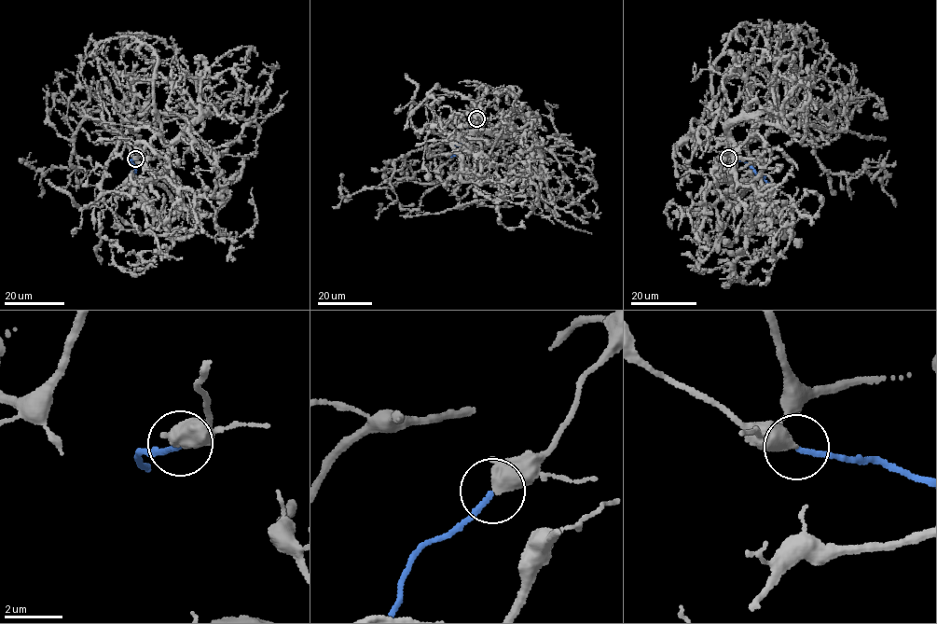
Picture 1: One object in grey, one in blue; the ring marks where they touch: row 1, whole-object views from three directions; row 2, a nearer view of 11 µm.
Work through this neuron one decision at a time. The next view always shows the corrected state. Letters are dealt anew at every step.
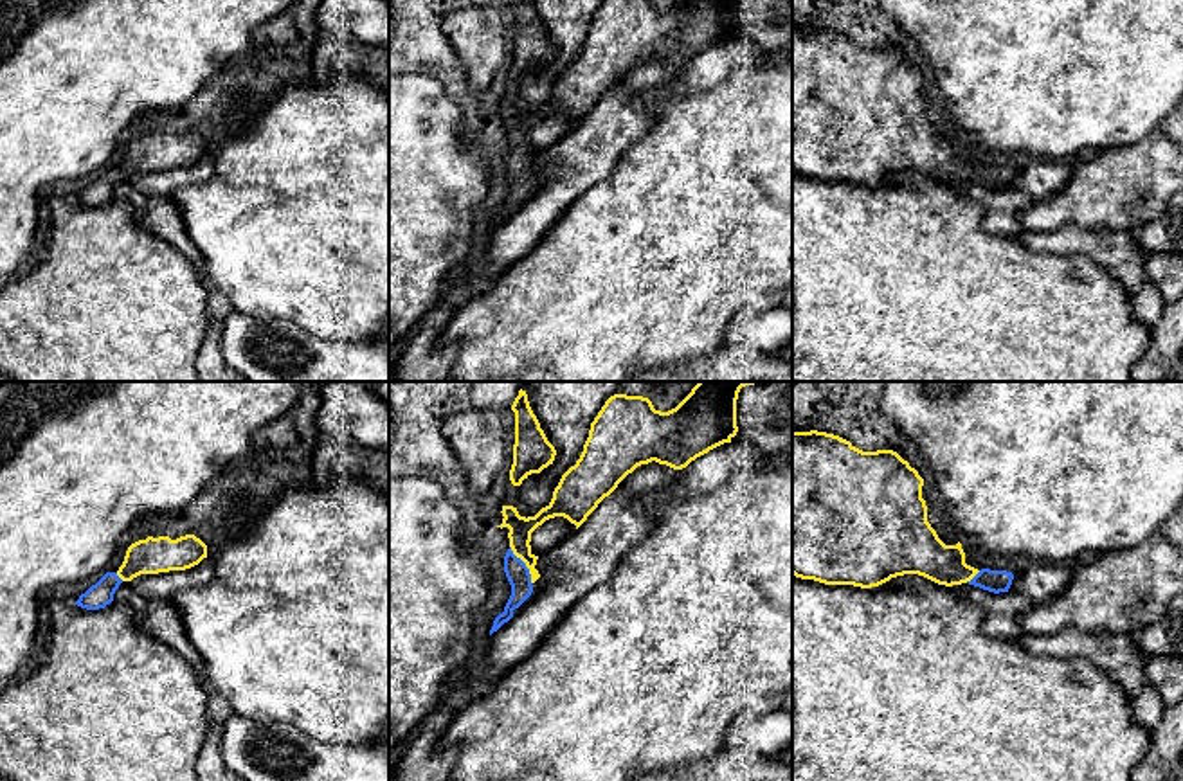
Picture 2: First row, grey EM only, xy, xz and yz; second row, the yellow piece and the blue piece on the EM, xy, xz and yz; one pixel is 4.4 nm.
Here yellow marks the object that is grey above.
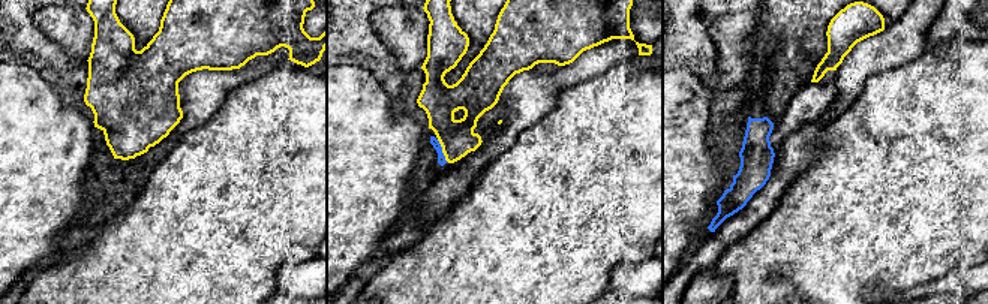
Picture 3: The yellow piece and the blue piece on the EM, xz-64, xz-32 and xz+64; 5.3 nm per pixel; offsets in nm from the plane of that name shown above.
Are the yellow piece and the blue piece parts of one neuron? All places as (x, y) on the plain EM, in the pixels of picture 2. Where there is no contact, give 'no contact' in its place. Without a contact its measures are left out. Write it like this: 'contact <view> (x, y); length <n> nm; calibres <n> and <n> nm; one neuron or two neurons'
contact xz (524, 159); length 190 nm; calibres 110 and 100 nm; one neuron

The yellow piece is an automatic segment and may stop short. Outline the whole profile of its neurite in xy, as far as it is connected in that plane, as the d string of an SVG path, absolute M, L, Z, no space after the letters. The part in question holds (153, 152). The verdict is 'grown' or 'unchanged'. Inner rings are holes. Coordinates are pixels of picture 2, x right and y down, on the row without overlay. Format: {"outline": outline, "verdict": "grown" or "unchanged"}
{"outline": "M194 131L176 137L169 133L148 133L131 140L117 169L106 169L76 198L86 207L104 205L113 198L113 191L122 178L131 178L140 171L158 171L169 167L185 167L207 155L207 142Z", "verdict": "grown"}

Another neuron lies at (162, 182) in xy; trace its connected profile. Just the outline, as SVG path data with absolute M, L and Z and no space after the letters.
M216 153L203 155L198 162L185 167L169 167L158 171L140 171L130 182L148 198L169 196L189 185L205 184L216 173Z

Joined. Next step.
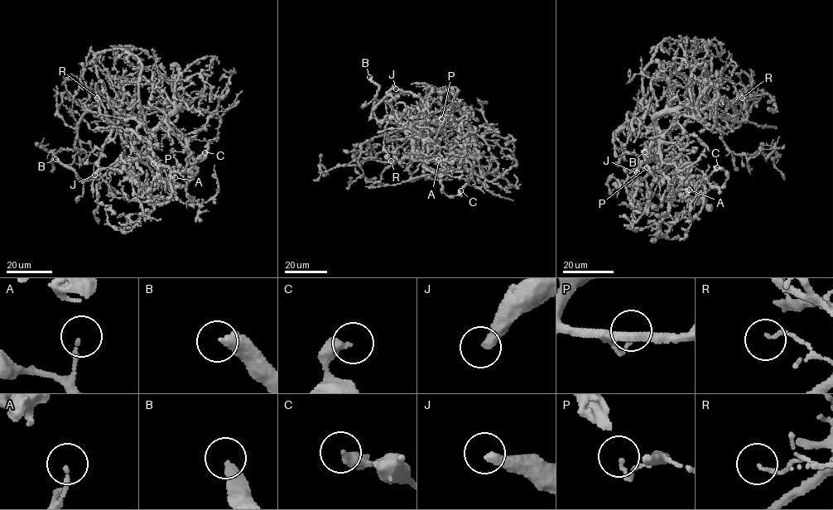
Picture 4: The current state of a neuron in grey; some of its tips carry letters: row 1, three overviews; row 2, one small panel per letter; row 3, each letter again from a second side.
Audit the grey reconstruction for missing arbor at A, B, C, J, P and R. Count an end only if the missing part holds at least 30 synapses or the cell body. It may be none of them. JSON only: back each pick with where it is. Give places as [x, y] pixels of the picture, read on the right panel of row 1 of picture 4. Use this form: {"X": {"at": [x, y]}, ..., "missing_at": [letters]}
{"B": {"at": [644, 151]}, "missing_at": ["B"]}

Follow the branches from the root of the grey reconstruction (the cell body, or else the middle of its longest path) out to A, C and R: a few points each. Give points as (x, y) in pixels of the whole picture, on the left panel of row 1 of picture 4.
A: (138, 157), (123, 157), (117, 162), (126, 166), (145, 188), (167, 179), (173, 180), (175, 177)
C: (138, 157), (123, 157), (117, 162), (151, 191), (155, 188), (156, 175), (178, 165), (191, 171), (204, 152)
R: (138, 157), (147, 148), (150, 132), (142, 121), (119, 113), (123, 87), (121, 85), (129, 105), (97, 98)

